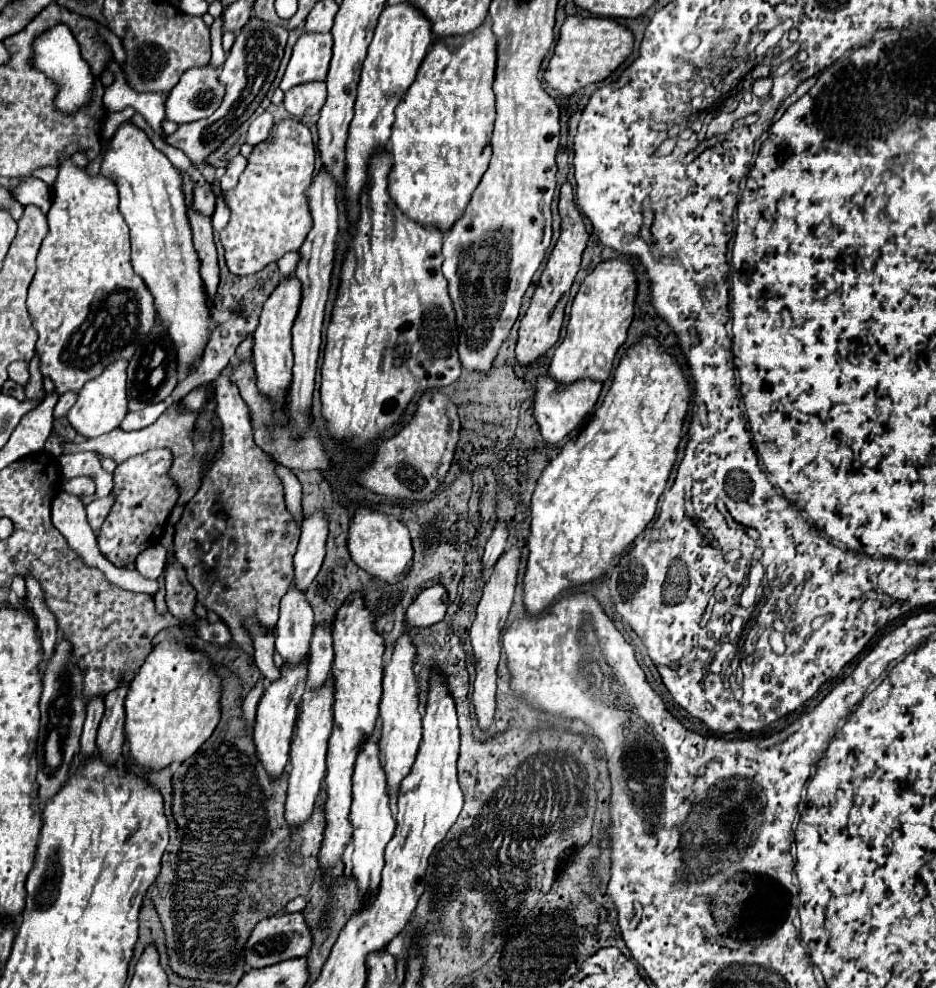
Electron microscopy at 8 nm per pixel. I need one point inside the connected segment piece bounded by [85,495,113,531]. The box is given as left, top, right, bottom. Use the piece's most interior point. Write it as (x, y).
(97, 510)

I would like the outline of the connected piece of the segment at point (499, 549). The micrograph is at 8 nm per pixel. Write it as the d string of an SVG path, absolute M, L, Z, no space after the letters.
M497 523L495 529L493 529L493 535L489 537L489 541L485 545L485 553L483 553L483 559L481 559L483 573L497 563L497 559L505 551L505 547L507 547L507 525L505 523Z

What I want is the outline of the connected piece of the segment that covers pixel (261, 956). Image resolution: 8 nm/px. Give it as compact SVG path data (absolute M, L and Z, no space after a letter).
M285 913L281 917L267 917L255 925L245 943L245 963L251 969L261 969L287 961L293 957L305 957L311 947L311 935L301 913Z

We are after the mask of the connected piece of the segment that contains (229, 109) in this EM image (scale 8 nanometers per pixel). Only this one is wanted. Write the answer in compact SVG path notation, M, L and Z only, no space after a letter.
M253 17L241 29L231 53L227 55L227 61L219 73L219 81L223 81L223 87L225 87L225 97L221 101L221 107L211 117L207 117L203 121L179 125L179 129L167 137L167 143L181 149L195 165L205 163L207 157L213 151L217 151L223 145L223 141L231 133L235 133L255 113L259 103L265 99L265 95L275 79L275 73L279 69L279 63L283 59L283 47L287 43L287 35L289 35L289 31L285 27L271 25L271 23L265 23L257 17Z

